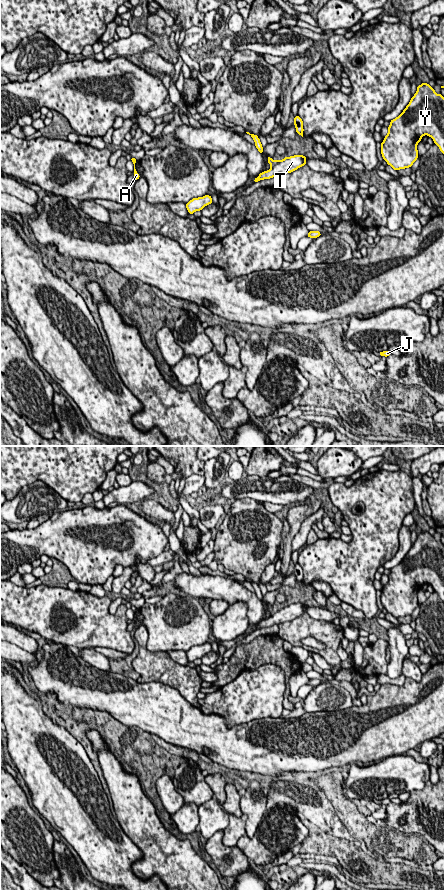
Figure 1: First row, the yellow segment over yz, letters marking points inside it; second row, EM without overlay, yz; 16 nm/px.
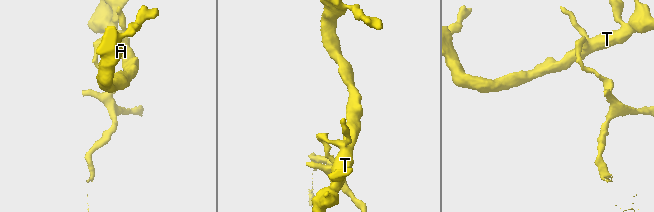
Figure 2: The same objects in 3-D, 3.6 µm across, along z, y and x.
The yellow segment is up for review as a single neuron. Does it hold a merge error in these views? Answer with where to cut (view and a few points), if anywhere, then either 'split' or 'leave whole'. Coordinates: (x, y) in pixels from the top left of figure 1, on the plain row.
yz (275, 609), (271, 616) | split

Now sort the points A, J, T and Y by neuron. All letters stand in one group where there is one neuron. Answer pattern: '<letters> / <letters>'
A T Y / J

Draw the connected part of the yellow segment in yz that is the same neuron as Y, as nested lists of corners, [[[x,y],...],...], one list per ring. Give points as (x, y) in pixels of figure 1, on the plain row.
[[[427,531],[417,534],[416,541],[403,560],[390,569],[388,582],[381,591],[383,607],[396,619],[412,615],[418,606],[417,593],[424,583],[431,585],[444,602],[444,545]]]

